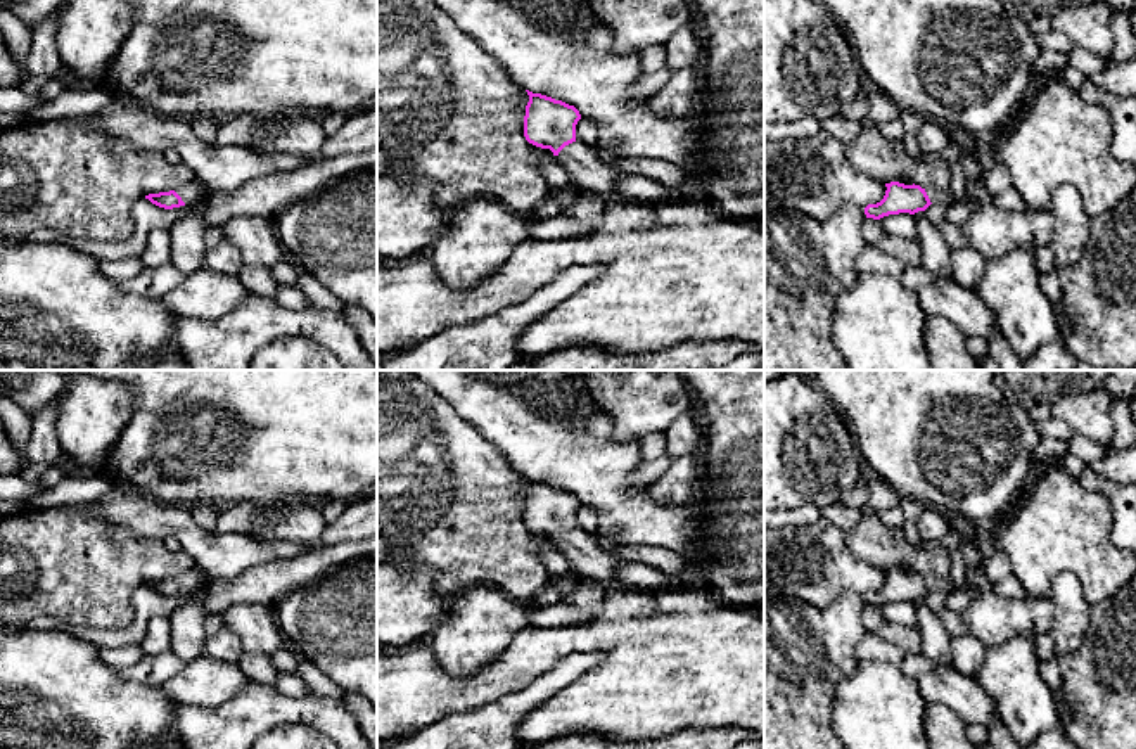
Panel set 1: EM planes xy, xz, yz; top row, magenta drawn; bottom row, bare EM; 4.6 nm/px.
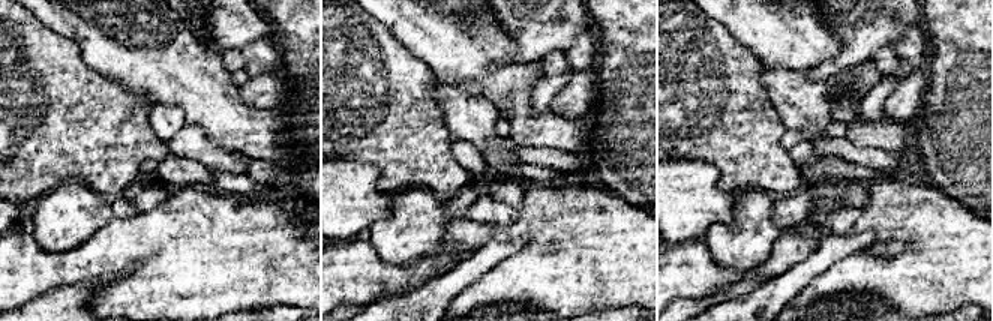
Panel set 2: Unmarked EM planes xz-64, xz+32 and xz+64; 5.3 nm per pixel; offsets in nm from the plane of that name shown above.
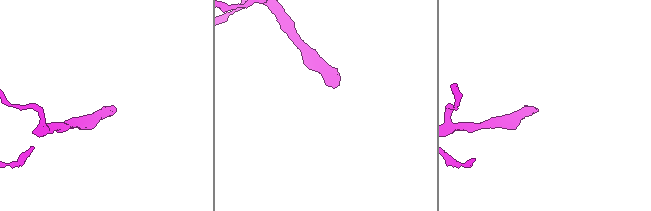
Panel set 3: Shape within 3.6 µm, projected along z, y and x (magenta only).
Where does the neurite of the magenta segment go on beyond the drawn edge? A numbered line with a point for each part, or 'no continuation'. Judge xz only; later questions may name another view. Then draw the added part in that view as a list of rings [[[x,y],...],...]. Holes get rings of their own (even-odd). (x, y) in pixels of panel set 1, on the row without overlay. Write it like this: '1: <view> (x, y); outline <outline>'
1: xz (588, 561); outline [[[576,528],[558,540],[558,547],[581,581],[605,586],[617,585],[616,569],[621,562],[598,547],[593,536]]]

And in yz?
1: yz (944, 585); outline [[[930,574],[930,576],[925,576],[925,579],[927,579],[927,583],[929,583],[932,592],[944,592],[944,593],[948,593],[948,592],[953,590],[949,576],[948,578],[935,578],[935,576]]]

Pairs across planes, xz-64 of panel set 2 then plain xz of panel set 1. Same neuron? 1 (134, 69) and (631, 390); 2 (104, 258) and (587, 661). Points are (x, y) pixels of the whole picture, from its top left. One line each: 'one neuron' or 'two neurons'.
1: two neurons
2: two neurons

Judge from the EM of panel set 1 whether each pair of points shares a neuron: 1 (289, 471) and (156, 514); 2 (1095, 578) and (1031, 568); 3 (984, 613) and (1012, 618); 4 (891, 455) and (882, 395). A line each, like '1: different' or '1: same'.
1: different
2: same
3: same
4: same

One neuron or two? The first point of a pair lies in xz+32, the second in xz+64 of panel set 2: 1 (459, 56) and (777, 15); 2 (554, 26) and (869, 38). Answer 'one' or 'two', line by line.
1: one
2: one

